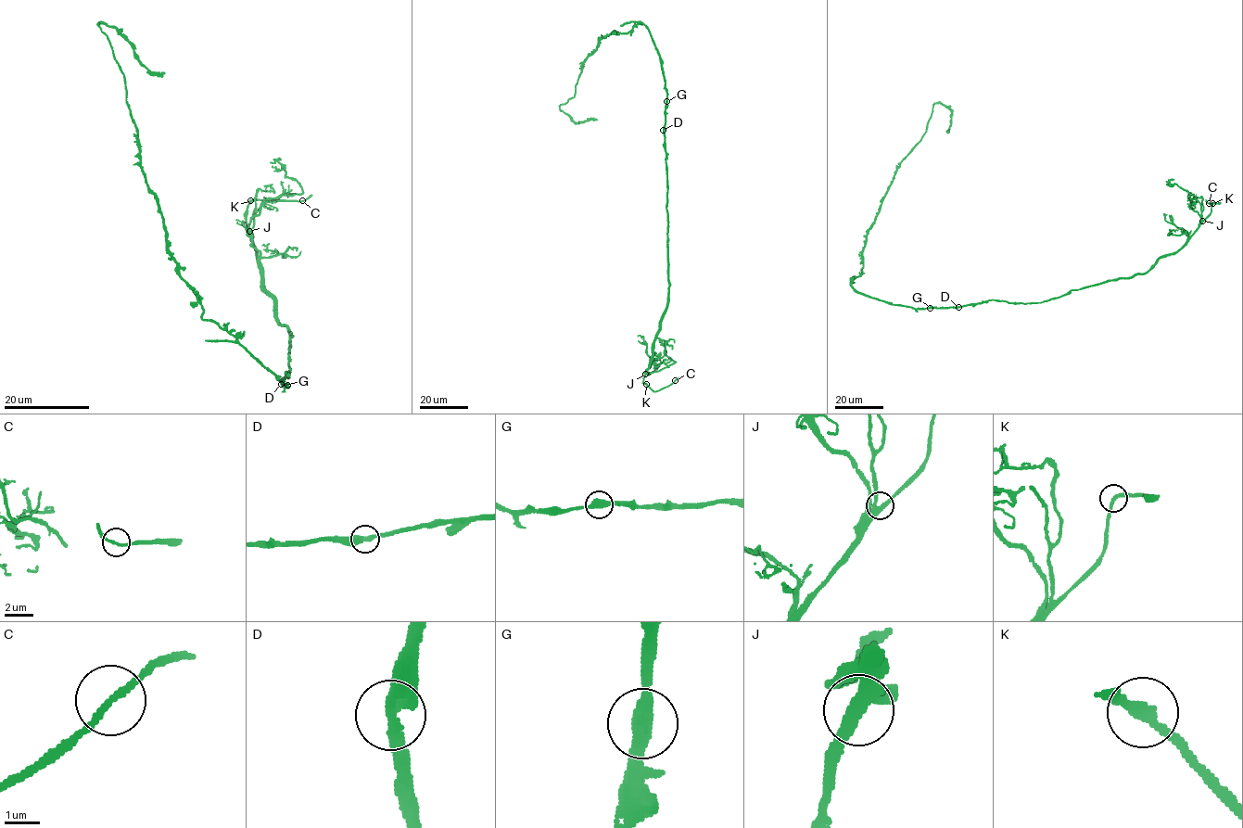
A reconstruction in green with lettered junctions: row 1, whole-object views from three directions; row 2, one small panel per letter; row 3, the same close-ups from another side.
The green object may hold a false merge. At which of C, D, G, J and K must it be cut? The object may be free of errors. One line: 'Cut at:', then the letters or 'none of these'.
Cut at: none of these

